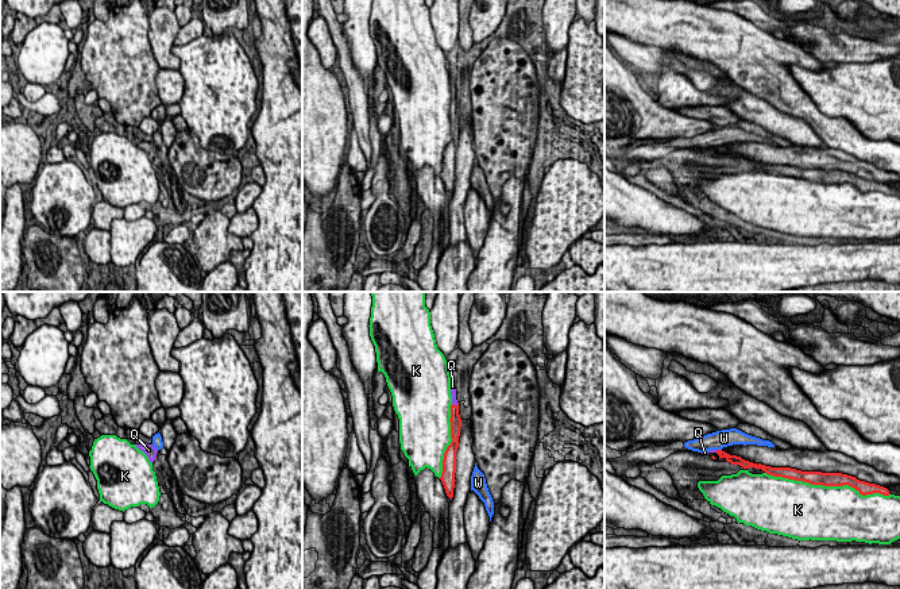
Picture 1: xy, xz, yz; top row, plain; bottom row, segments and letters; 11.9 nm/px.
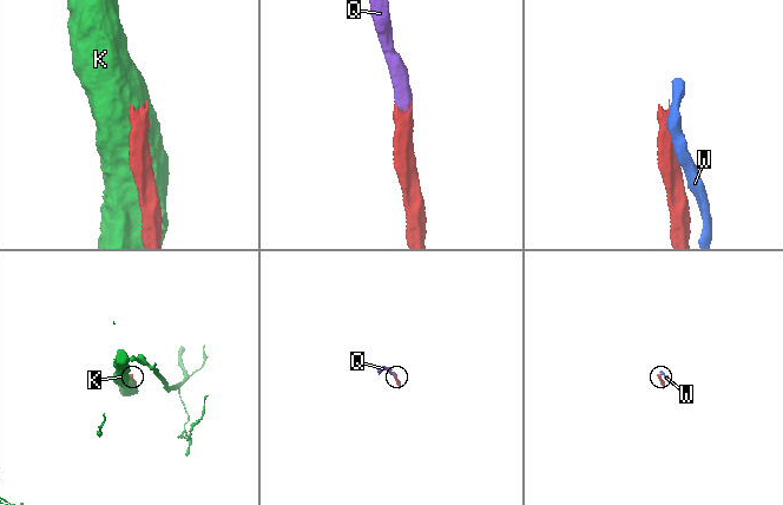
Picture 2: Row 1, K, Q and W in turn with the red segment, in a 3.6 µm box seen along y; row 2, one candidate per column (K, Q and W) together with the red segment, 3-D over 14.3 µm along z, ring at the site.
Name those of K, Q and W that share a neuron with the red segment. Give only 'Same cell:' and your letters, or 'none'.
Same cell: Q

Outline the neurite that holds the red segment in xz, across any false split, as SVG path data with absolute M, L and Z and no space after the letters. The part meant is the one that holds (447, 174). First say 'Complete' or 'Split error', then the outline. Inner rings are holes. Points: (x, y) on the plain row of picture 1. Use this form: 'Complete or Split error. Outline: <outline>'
Split error. Outline: M451 74L451 93L452 93L452 103L451 103L451 135L452 139L447 145L443 157L443 170L441 170L441 180L444 182L447 193L452 197L453 195L453 185L455 185L455 170L456 170L456 149L459 145L459 134L460 134L460 124L461 116L459 112L459 100L456 97L456 86Z

